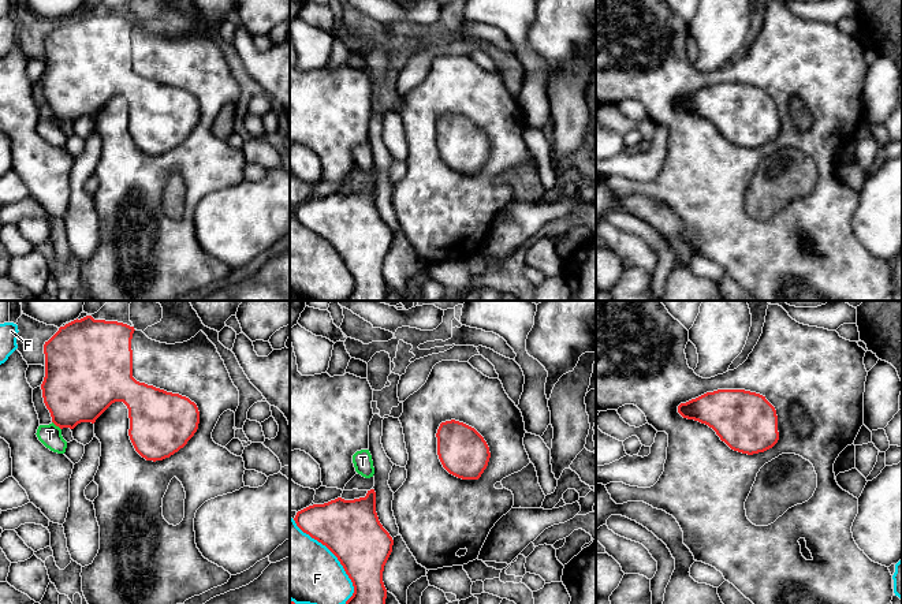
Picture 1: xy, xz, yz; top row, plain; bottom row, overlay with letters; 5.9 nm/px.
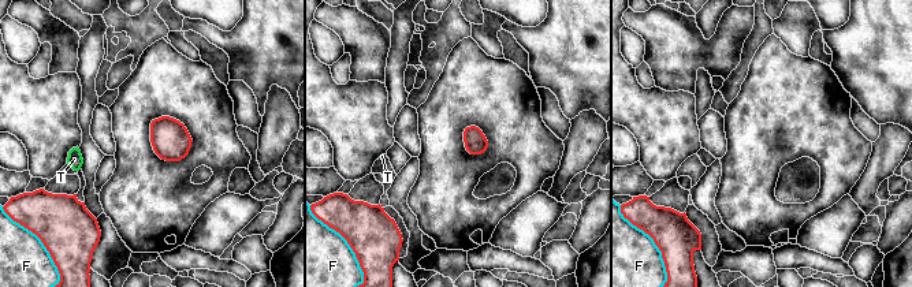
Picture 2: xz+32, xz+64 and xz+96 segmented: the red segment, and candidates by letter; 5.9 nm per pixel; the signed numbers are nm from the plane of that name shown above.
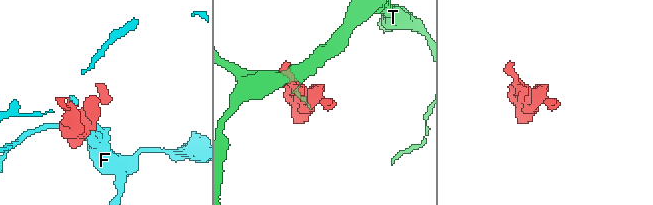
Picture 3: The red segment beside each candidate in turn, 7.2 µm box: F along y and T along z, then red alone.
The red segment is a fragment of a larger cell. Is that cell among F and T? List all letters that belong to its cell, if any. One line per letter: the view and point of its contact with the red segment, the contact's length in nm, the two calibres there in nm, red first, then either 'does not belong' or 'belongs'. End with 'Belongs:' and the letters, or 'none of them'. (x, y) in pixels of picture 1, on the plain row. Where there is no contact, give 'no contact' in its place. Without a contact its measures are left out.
F: contact xz (338, 253); length 600 nm; calibres 360 and 400 nm; does not belong
T: contact xy (56, 119); length 80 nm; calibres 400 and 130 nm; does not belong
Belongs: none of them

